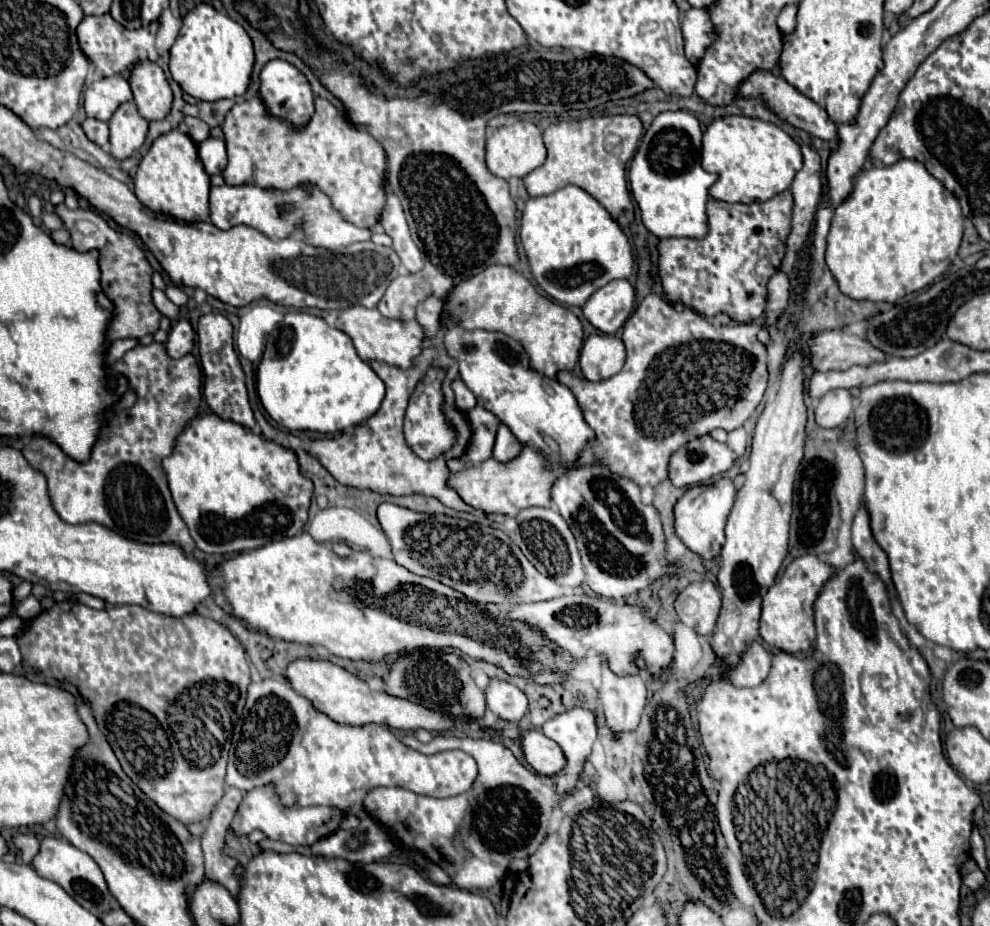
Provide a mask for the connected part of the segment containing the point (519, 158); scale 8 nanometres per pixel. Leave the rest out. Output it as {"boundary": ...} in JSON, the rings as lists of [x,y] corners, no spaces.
{"boundary":[[[515,122],[511,126],[501,126],[487,140],[487,168],[491,174],[503,180],[509,180],[513,176],[527,176],[545,162],[545,154],[547,150],[543,146],[541,130],[533,122]]]}

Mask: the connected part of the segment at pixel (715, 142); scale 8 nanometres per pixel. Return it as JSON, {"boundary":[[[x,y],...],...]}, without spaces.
{"boundary":[[[721,116],[715,118],[703,132],[701,166],[717,174],[717,182],[709,194],[723,202],[765,202],[775,194],[787,190],[801,170],[801,146],[779,126],[749,116]]]}

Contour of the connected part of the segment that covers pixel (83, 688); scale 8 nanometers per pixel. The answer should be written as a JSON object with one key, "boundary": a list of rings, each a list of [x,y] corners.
{"boundary":[[[65,600],[65,602],[55,602],[51,610],[45,610],[39,616],[35,616],[25,630],[25,636],[19,638],[17,644],[21,648],[25,666],[37,668],[51,678],[75,684],[79,694],[93,704],[93,714],[97,718],[97,724],[105,734],[107,742],[111,744],[115,756],[119,758],[125,774],[145,792],[147,798],[151,798],[163,812],[167,812],[169,816],[173,816],[185,826],[193,822],[205,822],[205,818],[209,818],[209,814],[213,812],[213,806],[217,806],[217,802],[225,794],[225,768],[227,768],[227,752],[233,736],[233,716],[235,716],[235,708],[239,704],[241,706],[245,704],[247,686],[249,686],[249,664],[245,660],[245,650],[241,642],[225,626],[199,614],[175,618],[175,616],[165,616],[159,612],[145,610],[141,606],[115,606],[105,610],[93,610],[85,604]]]}

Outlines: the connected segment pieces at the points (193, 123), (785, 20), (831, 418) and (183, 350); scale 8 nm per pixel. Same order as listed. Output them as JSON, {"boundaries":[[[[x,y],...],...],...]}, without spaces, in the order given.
{"boundaries":[[[[187,116],[187,118],[185,118],[185,126],[187,126],[187,130],[189,130],[189,136],[191,136],[193,142],[197,142],[197,144],[211,136],[211,128],[209,128],[205,122],[201,122],[201,118]]],[[[789,4],[789,6],[785,6],[781,10],[781,14],[777,16],[777,26],[779,26],[781,32],[793,32],[793,28],[795,28],[795,14],[797,14],[795,4]]],[[[835,388],[819,398],[815,406],[815,422],[821,428],[837,428],[853,414],[853,398],[849,390]]],[[[187,320],[175,322],[175,326],[169,330],[169,338],[165,342],[167,354],[171,358],[183,358],[193,350],[195,344],[195,332]]]]}

